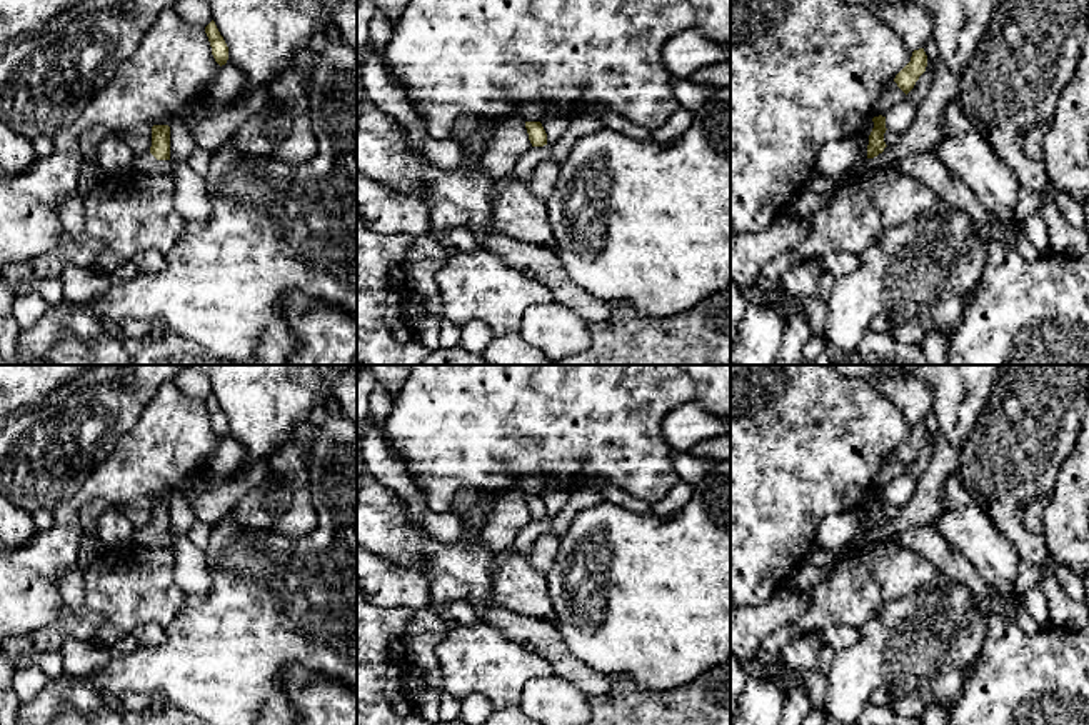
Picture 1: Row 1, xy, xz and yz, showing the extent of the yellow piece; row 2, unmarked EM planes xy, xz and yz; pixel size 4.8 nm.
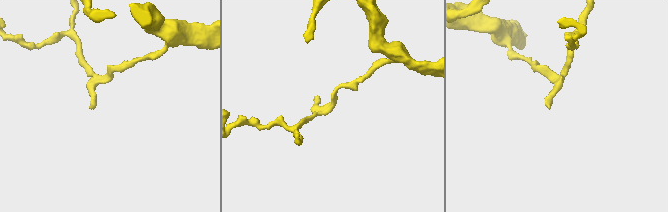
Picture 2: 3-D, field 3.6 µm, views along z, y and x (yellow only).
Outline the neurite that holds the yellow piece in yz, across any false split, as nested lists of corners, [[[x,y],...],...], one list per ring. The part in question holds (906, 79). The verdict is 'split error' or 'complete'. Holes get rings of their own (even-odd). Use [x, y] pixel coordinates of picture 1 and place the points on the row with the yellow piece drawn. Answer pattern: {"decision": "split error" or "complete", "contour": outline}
{"decision": "complete", "contour": [[[924,48],[914,50],[911,62],[896,75],[894,82],[907,95],[926,72],[927,55]]]}

